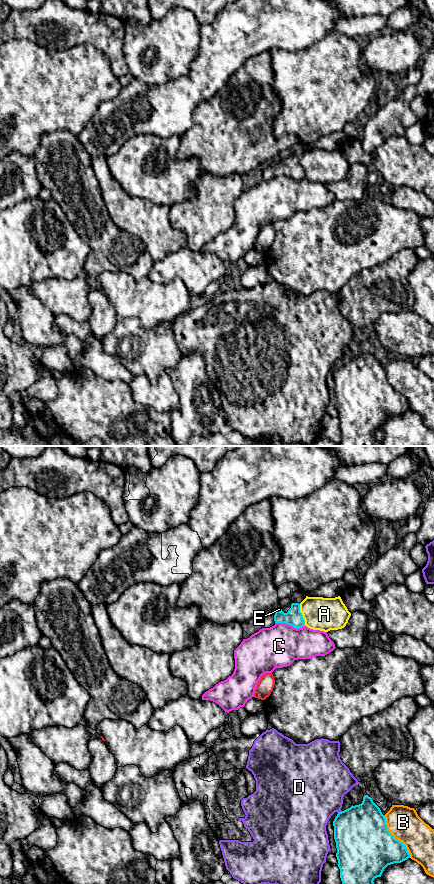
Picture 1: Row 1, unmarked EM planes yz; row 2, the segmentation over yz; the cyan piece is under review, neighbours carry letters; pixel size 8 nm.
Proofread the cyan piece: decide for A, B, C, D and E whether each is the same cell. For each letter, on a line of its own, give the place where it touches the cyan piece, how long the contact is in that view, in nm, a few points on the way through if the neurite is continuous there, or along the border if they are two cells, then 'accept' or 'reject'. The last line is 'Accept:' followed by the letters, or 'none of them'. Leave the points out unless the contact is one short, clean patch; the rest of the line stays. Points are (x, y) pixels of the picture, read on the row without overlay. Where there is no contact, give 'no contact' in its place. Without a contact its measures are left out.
A: contact yz (302, 167); length 180 nm; reject
B: contact yz (393, 389); length 400 nm; reject
C: contact yz (290, 176); length 240 nm; reject
D: contact yz (339, 364); length 40 nm; reject
E: contact yz (278, 162); length 50 nm; way yz (293, 169), (285, 169), (278, 162), (279, 161); accept
Accept: E

